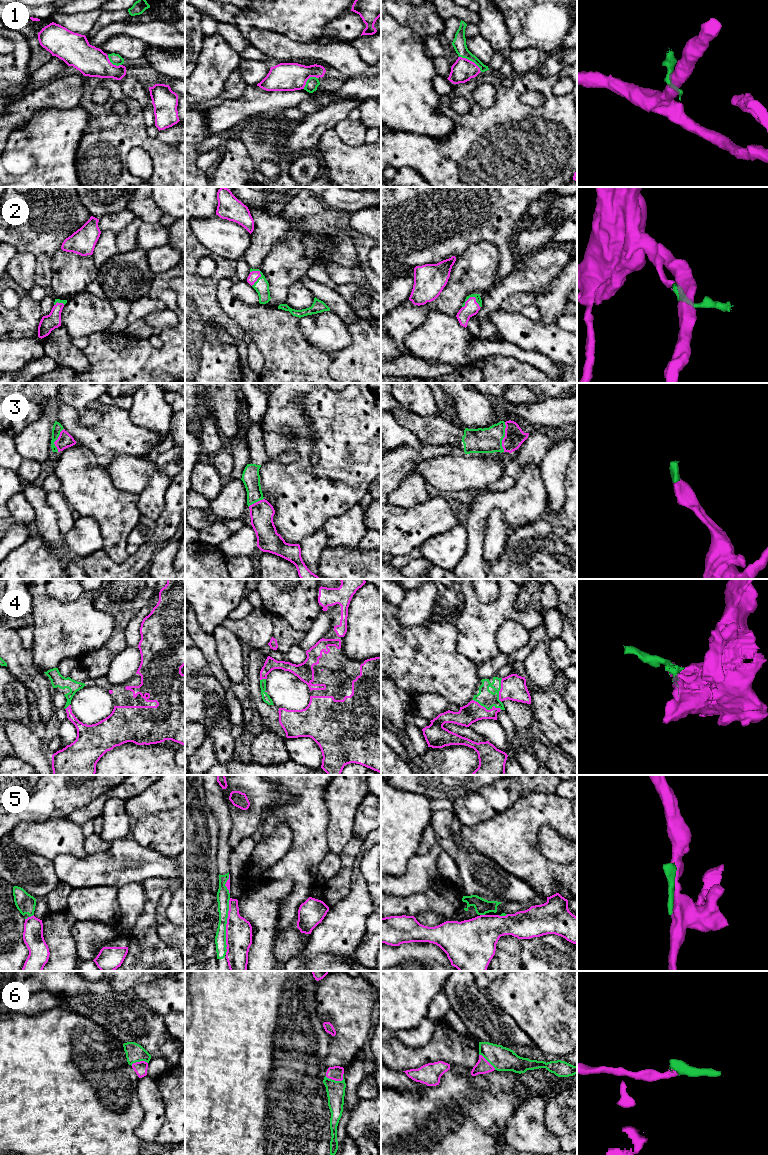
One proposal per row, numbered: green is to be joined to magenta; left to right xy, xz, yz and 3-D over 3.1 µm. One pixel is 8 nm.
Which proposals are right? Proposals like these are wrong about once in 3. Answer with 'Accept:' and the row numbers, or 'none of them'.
Accept: 2, 3, 4, 6

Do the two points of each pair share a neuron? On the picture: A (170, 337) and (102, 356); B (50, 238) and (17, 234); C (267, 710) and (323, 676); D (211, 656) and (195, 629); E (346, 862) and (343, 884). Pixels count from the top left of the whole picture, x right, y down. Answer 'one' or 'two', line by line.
A: one
B: one
C: two
D: one
E: one

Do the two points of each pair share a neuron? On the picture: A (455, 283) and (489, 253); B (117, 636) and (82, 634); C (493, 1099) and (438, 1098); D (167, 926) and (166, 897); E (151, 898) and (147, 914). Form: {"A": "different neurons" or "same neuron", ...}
{"A": "same neuron", "B": "different neurons", "C": "same neuron", "D": "same neuron", "E": "same neuron"}

